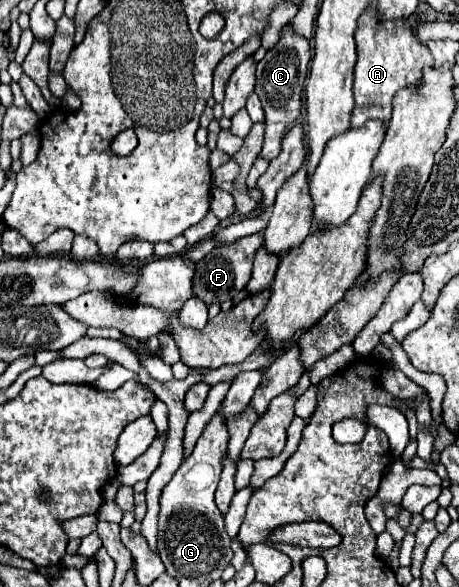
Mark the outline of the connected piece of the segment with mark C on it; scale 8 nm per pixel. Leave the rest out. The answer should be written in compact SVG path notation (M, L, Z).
M292 24L284 26L280 40L272 50L266 52L266 56L258 62L256 68L256 94L262 102L264 114L266 114L266 138L260 156L266 160L274 158L280 150L280 142L284 132L298 120L300 106L302 106L302 90L306 86L308 66L310 66L312 52L308 48L308 40L294 32Z

